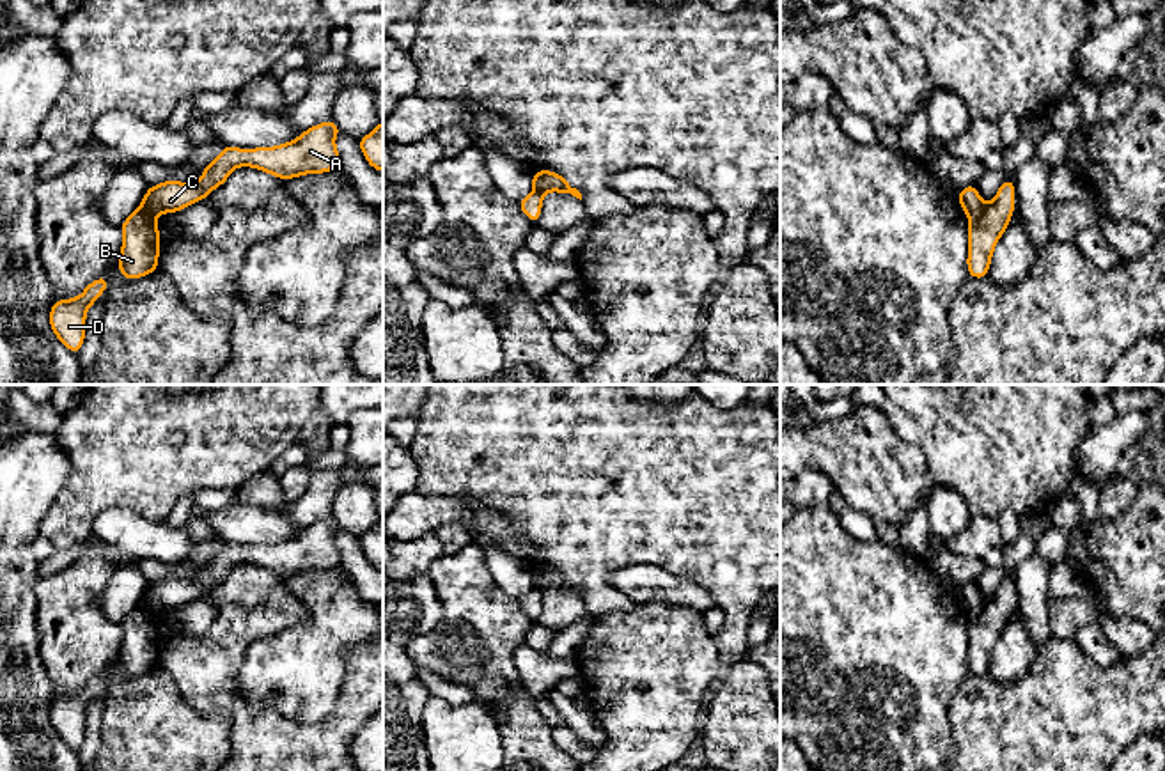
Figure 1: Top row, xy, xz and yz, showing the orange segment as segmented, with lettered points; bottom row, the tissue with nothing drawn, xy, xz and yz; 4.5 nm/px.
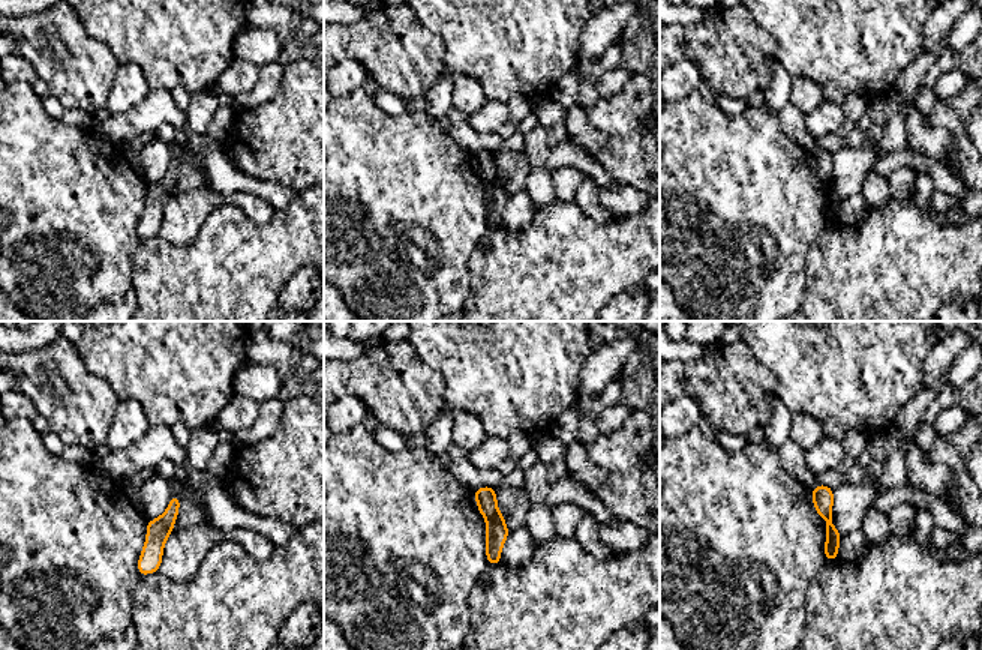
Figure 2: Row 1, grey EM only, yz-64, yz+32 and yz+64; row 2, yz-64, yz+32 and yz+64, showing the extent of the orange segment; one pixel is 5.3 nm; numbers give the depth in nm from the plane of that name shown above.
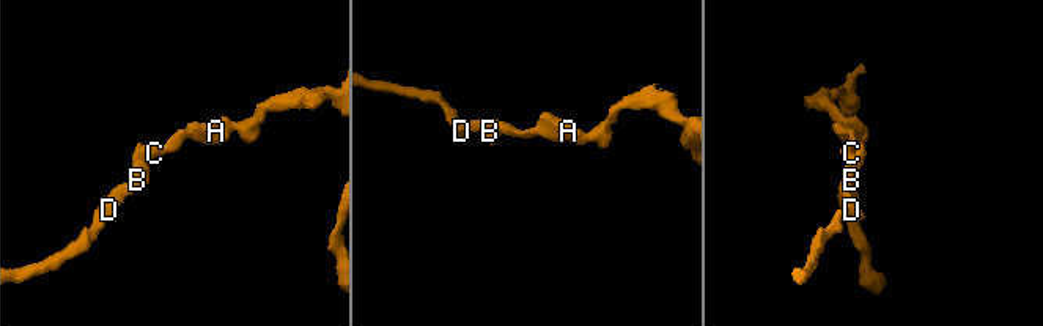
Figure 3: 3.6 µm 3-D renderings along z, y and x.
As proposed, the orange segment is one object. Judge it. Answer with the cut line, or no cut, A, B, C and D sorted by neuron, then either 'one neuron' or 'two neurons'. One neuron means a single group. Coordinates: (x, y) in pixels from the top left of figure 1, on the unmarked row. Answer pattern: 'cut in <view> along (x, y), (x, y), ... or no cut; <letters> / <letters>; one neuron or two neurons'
cut in yz along (986, 603), (970, 619); A C / B D; two neurons

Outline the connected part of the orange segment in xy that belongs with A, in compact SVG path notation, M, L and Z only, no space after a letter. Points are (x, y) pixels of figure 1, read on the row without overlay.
M333 518L305 526L298 535L275 544L238 546L225 542L218 555L202 567L197 580L165 578L149 583L138 606L151 615L177 610L222 583L238 564L252 564L284 578L340 565L333 535L342 530Z

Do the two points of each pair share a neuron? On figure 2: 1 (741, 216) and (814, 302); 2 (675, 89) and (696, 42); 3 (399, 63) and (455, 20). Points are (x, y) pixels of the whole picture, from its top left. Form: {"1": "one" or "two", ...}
{"1": "two", "2": "two", "3": "two"}

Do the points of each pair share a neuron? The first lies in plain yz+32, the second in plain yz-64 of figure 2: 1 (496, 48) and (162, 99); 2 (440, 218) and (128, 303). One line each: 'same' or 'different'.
1: different
2: different

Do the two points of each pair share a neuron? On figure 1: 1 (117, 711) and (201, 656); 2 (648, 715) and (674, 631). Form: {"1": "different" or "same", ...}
{"1": "different", "2": "same"}

